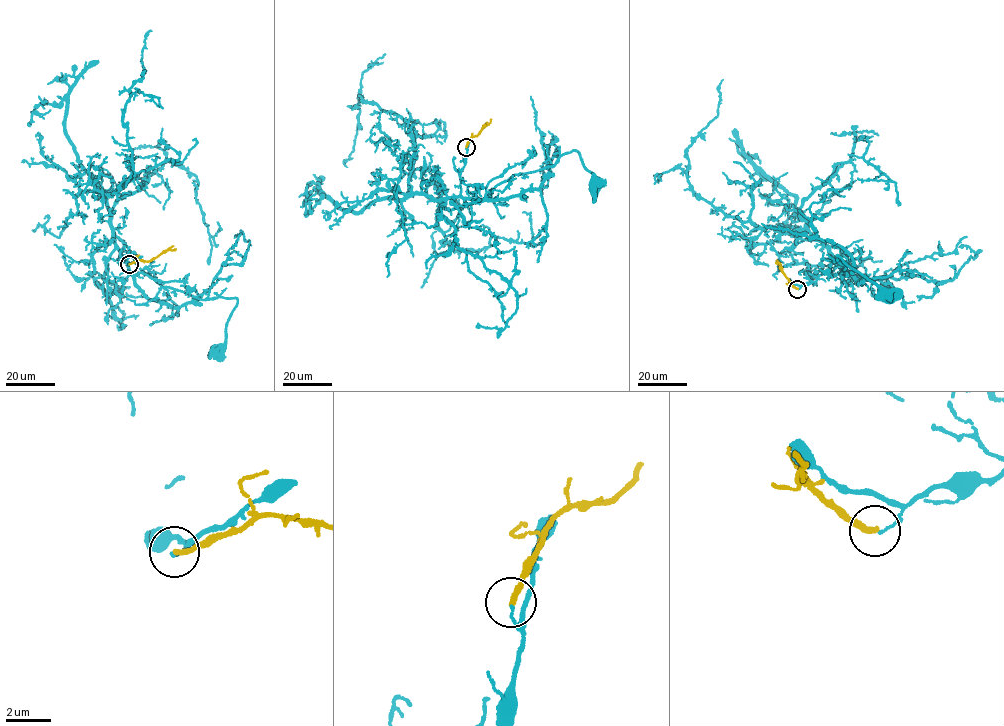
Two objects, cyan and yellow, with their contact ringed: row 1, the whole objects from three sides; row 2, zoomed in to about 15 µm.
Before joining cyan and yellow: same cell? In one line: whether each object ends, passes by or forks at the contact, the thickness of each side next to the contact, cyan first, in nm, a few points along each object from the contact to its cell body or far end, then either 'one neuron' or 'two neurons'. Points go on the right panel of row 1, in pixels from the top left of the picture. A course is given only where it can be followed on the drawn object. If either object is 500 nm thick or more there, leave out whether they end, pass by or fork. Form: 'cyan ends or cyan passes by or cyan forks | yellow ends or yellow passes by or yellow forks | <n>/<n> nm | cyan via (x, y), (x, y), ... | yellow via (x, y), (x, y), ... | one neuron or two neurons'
cyan ends | yellow ends | 80/240 nm | cyan via (798, 288), (833, 270), (829, 248), (840, 246), (848, 260), (841, 275), (846, 268), (837, 255), (885, 292) | yellow via (798, 288), (790, 284), (776, 262) | two neurons

